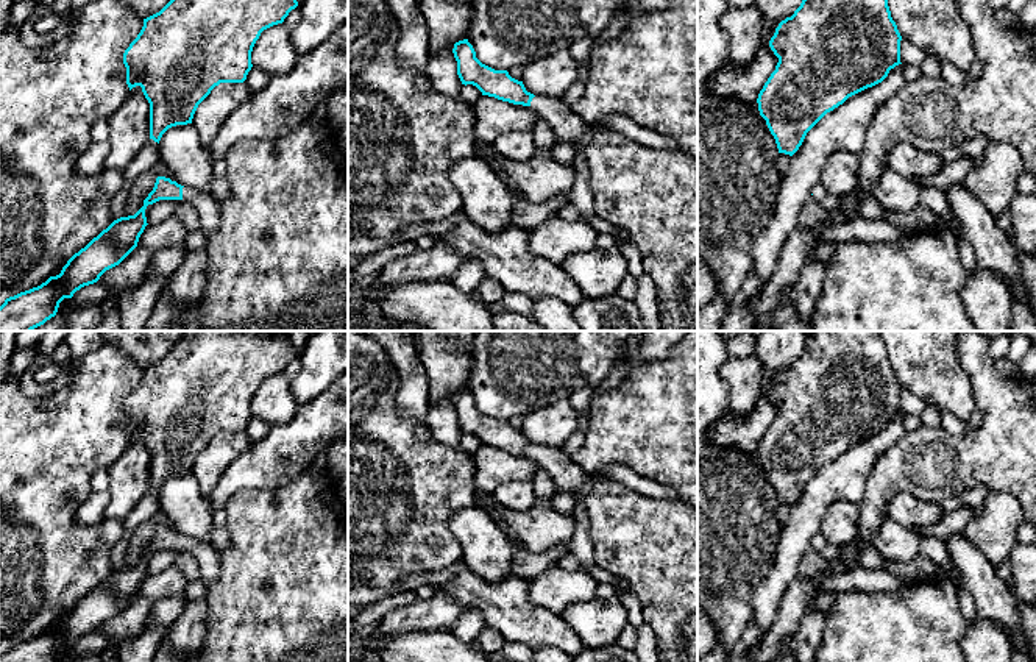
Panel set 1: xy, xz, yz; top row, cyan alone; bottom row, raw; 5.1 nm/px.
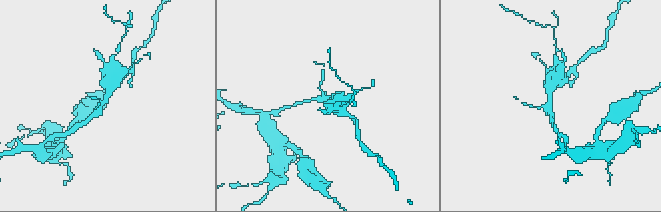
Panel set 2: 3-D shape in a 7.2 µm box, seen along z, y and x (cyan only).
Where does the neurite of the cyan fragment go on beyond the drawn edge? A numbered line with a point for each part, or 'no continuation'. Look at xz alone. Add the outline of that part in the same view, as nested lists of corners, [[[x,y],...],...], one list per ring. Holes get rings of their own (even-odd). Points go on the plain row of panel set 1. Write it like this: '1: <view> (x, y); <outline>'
1: xz (567, 476); [[[535,445],[529,457],[552,478],[557,493],[573,492],[582,486],[593,484],[591,475],[577,467],[562,447]]]

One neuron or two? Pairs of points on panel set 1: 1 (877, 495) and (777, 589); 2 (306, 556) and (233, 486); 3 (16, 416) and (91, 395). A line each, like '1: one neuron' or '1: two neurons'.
1: two neurons
2: two neurons
3: one neuron

